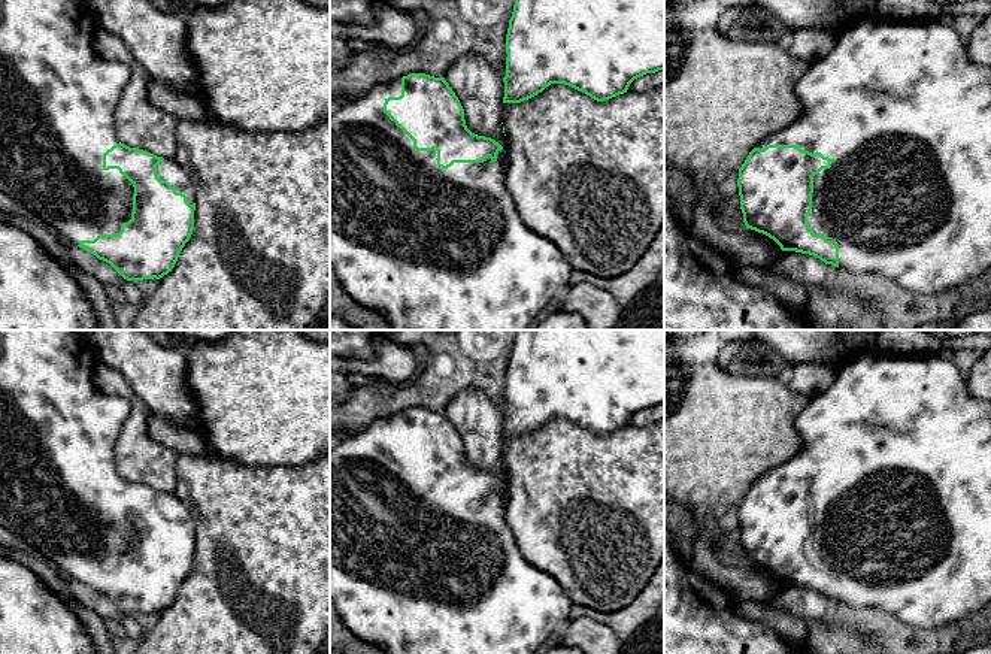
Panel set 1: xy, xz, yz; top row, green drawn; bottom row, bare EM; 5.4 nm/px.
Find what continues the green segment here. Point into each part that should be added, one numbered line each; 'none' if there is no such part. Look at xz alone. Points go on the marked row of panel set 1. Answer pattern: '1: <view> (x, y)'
1: xz (429, 248)

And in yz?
1: yz (906, 115)

